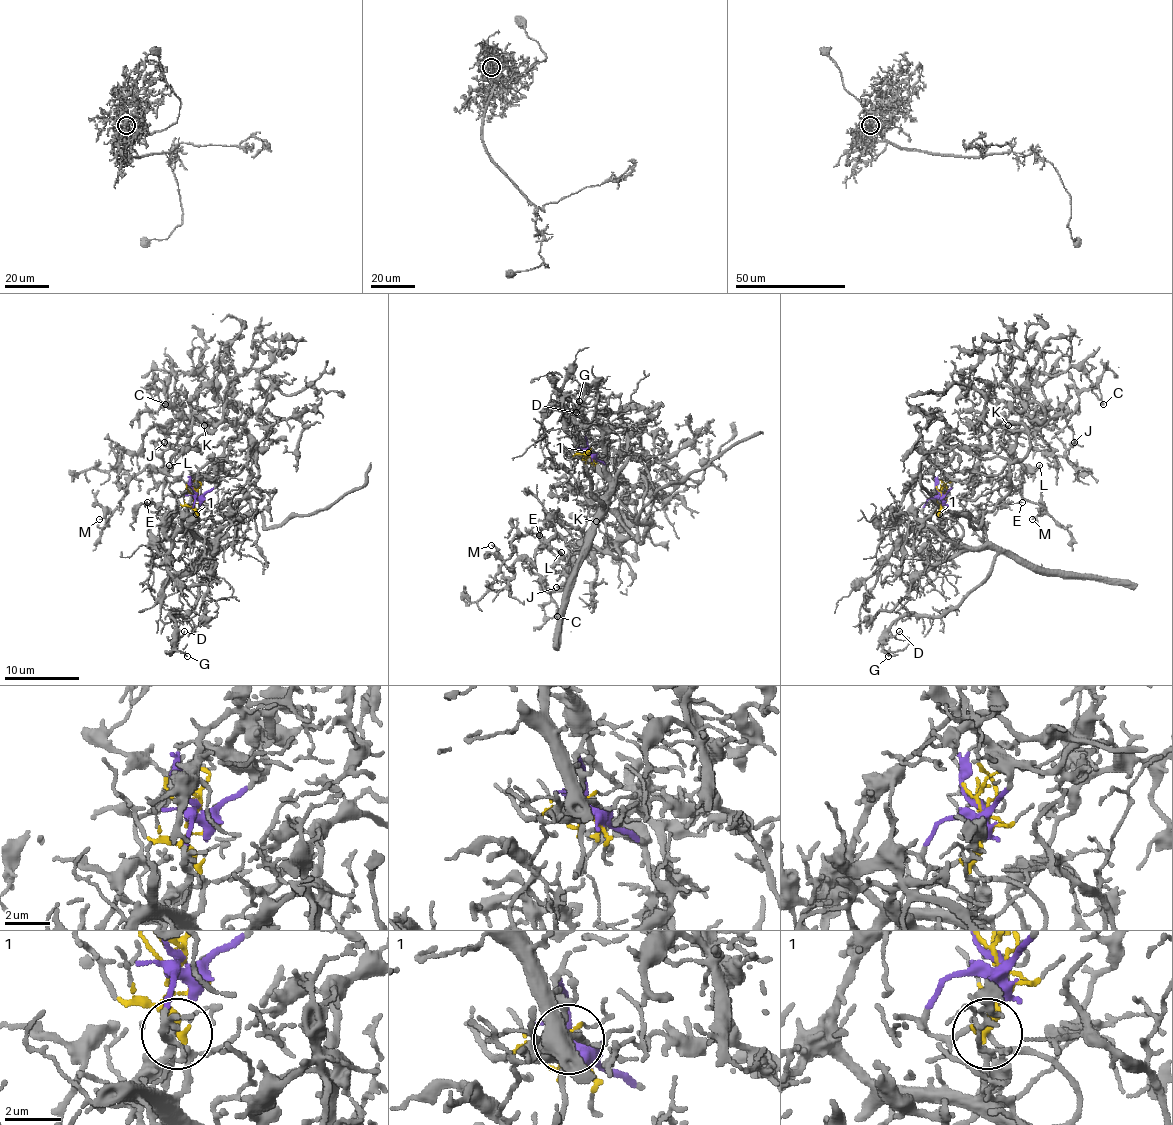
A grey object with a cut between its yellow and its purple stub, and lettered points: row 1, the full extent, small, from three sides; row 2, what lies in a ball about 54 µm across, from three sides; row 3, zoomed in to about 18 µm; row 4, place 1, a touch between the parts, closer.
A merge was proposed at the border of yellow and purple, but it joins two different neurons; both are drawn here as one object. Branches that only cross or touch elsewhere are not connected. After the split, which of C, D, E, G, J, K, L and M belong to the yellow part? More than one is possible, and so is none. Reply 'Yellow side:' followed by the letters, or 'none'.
Yellow side: D, G

